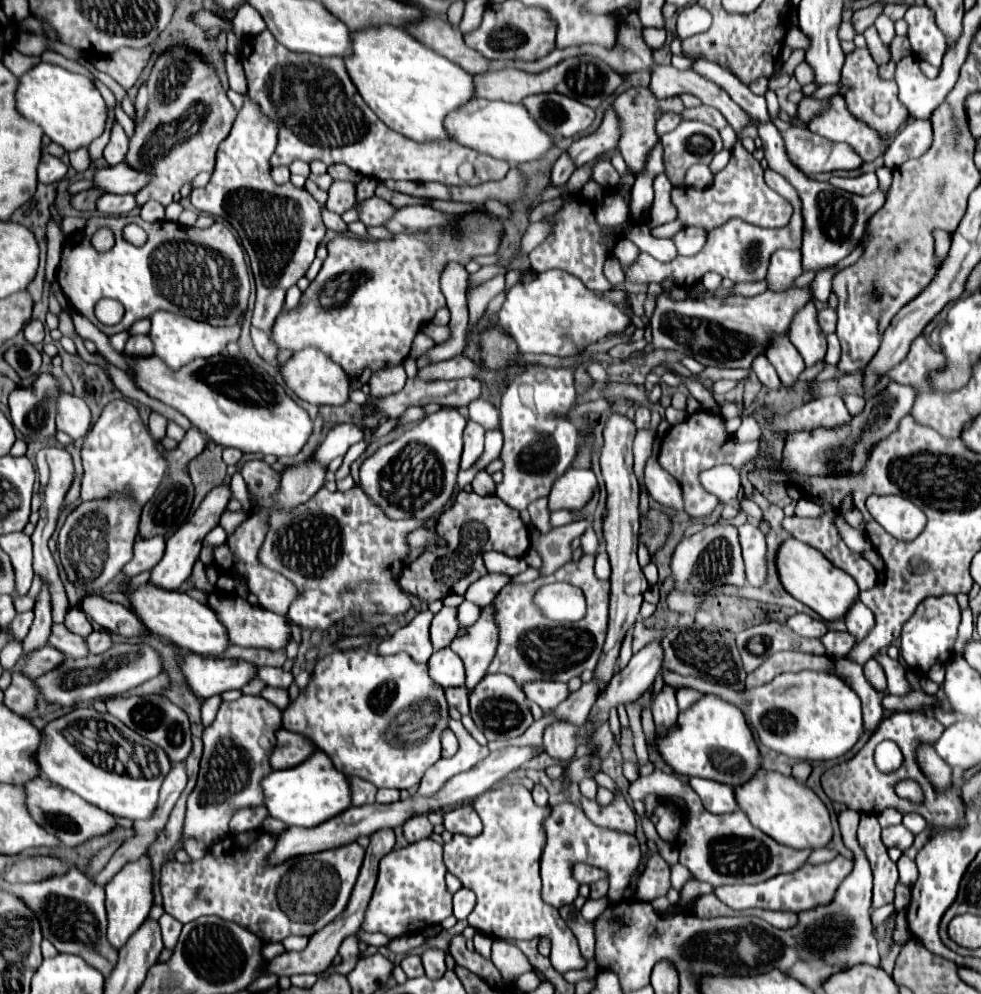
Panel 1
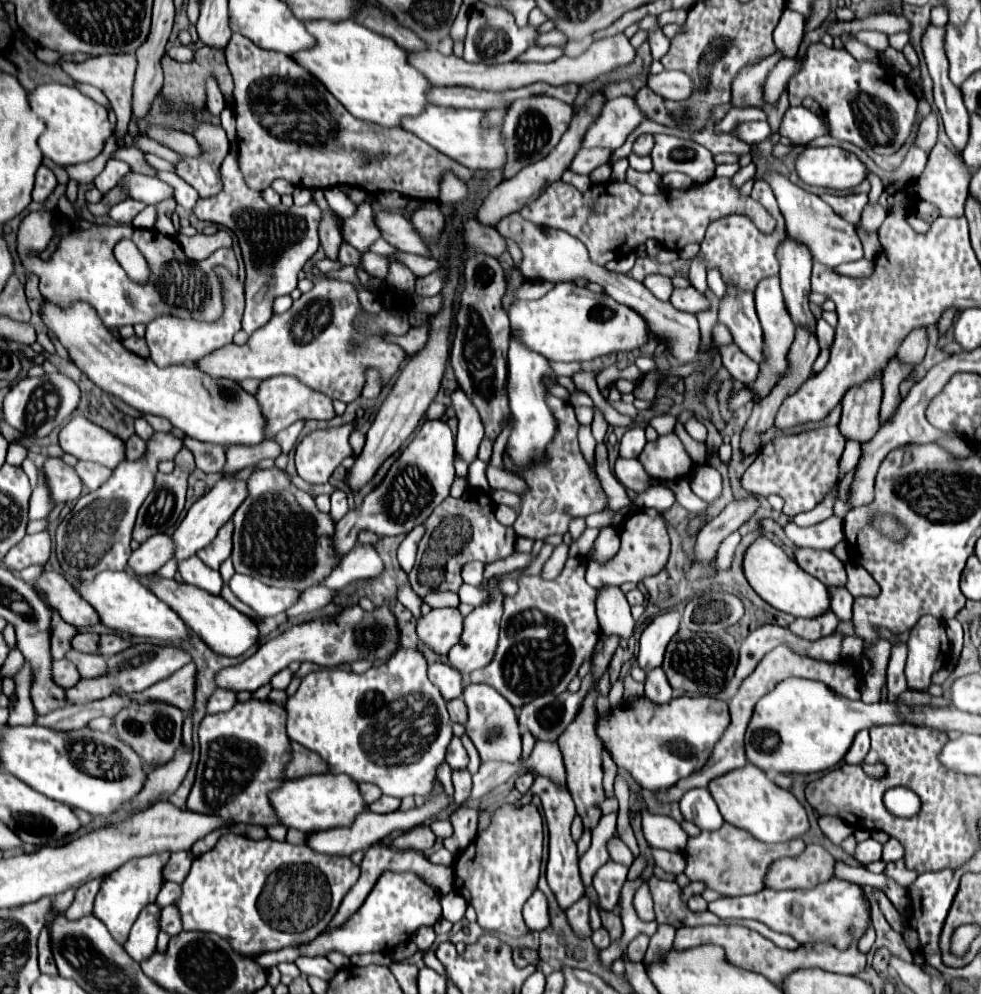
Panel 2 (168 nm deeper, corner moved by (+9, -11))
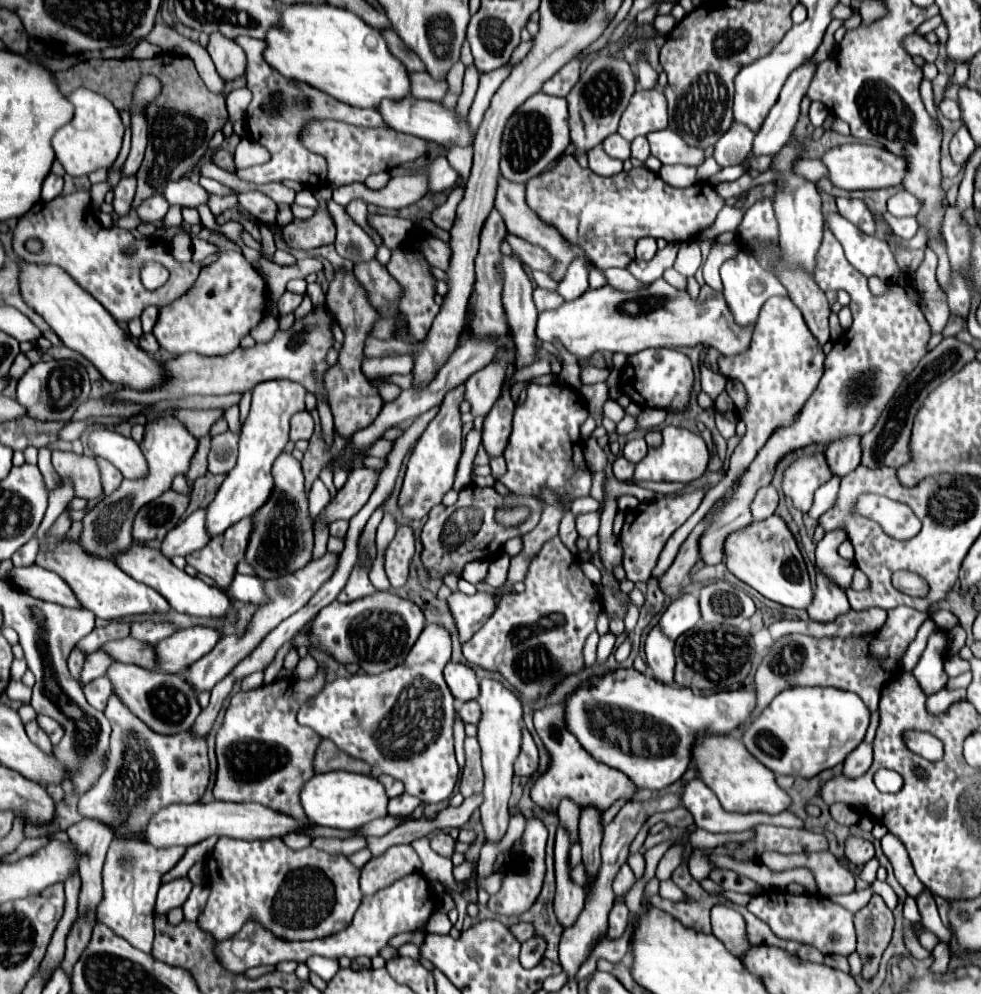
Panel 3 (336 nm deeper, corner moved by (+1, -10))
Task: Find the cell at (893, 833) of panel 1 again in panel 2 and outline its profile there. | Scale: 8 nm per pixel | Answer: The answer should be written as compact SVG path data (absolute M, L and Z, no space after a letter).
M867 839L863 843L857 845L857 851L855 851L855 859L859 863L873 863L873 861L879 861L883 855L883 845L875 839Z

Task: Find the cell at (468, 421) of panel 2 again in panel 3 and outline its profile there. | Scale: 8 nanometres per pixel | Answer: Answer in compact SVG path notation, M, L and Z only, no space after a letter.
M507 346L505 350L499 350L499 354L477 374L469 376L467 386L467 402L471 402L473 416L485 416L493 408L493 402L501 396L501 388L505 382L507 368L515 366L515 348Z

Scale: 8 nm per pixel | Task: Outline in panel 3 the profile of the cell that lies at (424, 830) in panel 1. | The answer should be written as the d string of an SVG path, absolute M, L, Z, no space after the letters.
M441 830L431 836L431 848L433 848L437 854L445 856L445 858L451 858L451 856L453 856L455 844L457 844L457 840L453 840L449 834L445 834L445 832L441 832Z

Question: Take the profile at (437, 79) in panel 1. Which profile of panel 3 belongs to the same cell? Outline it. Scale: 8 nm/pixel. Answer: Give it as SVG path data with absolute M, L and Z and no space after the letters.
M297 2L281 8L281 24L275 28L269 28L265 42L267 48L263 52L265 62L269 62L271 68L275 68L285 78L309 84L317 90L325 90L325 94L349 102L357 108L375 108L383 98L405 98L409 96L409 76L405 66L391 56L385 40L381 38L381 32L377 28L369 28L361 18L347 12L345 8L331 6L327 2L309 4L309 2Z

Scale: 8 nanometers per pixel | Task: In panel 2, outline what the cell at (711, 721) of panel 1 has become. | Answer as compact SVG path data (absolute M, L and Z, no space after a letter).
M677 697L665 705L635 699L597 721L597 735L609 749L617 767L623 767L643 789L669 789L679 779L701 771L711 757L715 743L729 727L725 701L711 697Z

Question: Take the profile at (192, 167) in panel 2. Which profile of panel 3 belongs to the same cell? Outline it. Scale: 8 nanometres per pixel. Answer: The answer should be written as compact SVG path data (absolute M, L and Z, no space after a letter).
M211 194L209 206L211 206L211 212L215 216L221 216L225 210L231 210L231 208L237 206L237 196L235 194L231 194L231 196L215 196L215 194Z

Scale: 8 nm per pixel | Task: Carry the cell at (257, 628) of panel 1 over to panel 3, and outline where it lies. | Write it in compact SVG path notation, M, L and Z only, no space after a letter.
M133 540L133 544L125 552L119 552L115 556L115 564L125 574L135 578L137 582L143 582L143 584L151 586L153 590L157 590L169 602L169 606L175 608L177 612L185 612L191 616L225 616L227 620L233 620L231 600L227 598L225 592L221 592L219 588L215 588L211 584L205 584L203 580L199 580L195 576L189 576L185 570L175 568L169 558L159 554L159 550L153 550L153 548Z

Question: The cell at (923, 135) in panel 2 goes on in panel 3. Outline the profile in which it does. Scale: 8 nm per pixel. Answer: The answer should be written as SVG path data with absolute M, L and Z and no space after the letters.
M945 98L941 104L939 104L939 110L943 116L947 116L949 120L959 120L961 118L961 110L959 110L959 104L955 100L949 100Z

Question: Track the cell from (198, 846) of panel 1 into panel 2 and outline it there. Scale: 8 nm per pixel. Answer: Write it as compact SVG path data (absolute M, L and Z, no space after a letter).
M167 853L149 855L149 857L141 857L141 859L131 859L125 865L121 865L119 869L115 869L103 881L103 885L97 893L97 899L95 899L93 915L105 923L105 927L109 929L111 937L117 943L125 943L125 939L129 935L129 929L135 923L135 919L139 917L139 913L145 909L145 905L155 901L155 897L161 889L161 869L167 863L167 859L169 859Z

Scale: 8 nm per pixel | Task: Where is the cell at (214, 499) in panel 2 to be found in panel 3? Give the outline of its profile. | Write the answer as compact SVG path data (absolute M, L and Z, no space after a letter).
M267 380L253 388L251 412L243 424L239 440L239 458L237 466L223 480L215 500L209 504L207 512L207 530L209 536L225 532L235 522L257 512L273 492L273 474L271 466L275 458L283 452L289 442L289 420L295 412L305 410L305 388L293 380Z

